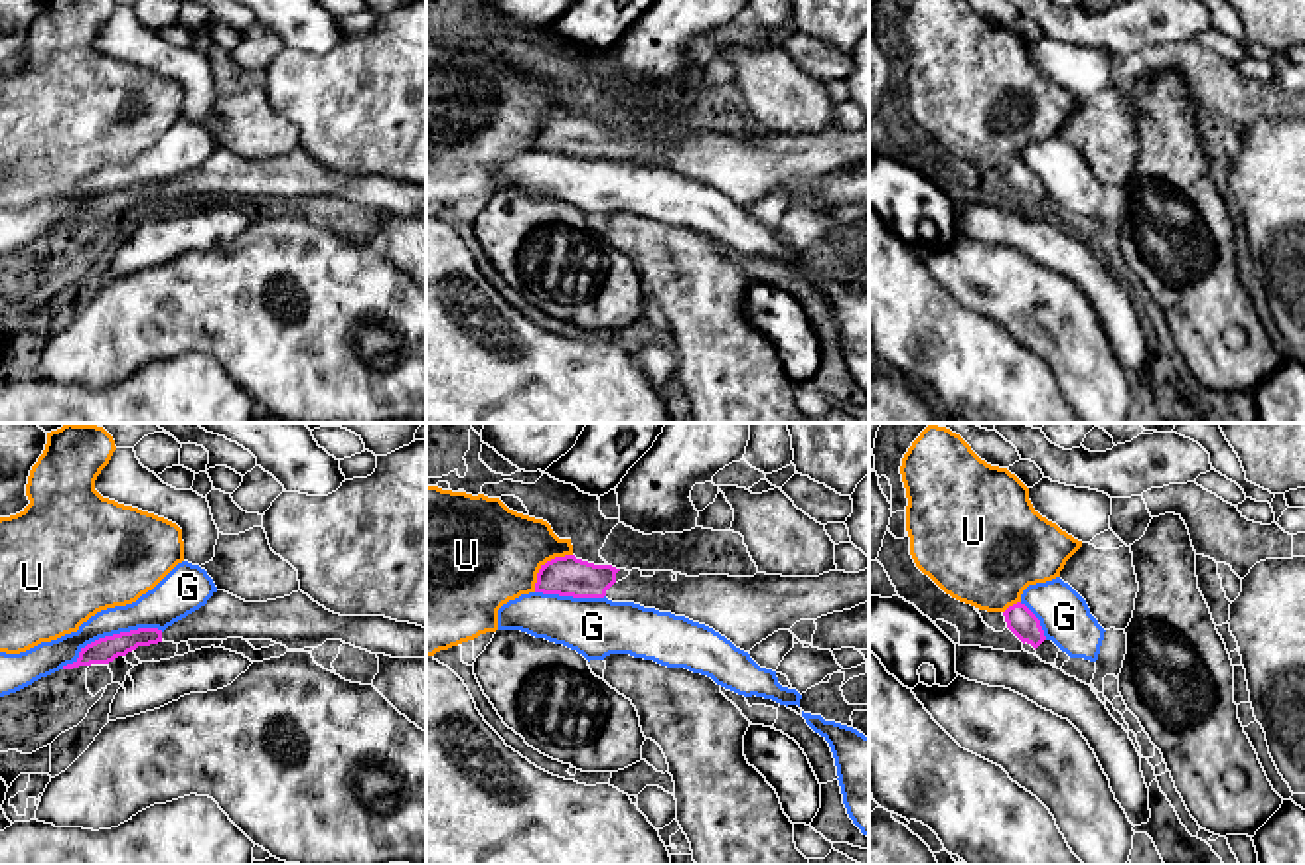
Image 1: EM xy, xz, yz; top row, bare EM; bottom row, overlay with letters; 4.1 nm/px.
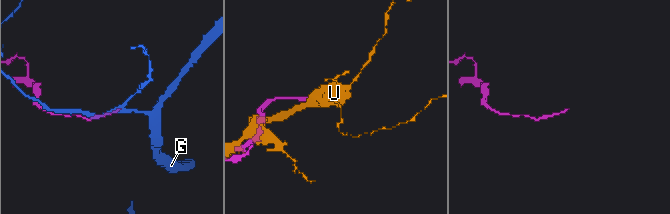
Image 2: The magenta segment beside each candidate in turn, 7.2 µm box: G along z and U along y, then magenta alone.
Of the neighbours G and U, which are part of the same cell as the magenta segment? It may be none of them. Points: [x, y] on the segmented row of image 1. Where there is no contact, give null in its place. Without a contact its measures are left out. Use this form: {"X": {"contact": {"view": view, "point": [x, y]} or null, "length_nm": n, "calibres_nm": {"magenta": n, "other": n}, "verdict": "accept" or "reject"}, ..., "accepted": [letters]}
{"G": {"contact": {"view": "xy", "point": [113, 634]}, "length_nm": 440, "calibres_nm": {"magenta": 110, "other": 160}, "verdict": "reject"}, "U": {"contact": {"view": "xz", "point": [543, 565]}, "length_nm": 220, "calibres_nm": {"magenta": 160, "other": 420}, "verdict": "reject"}, "accepted": []}

